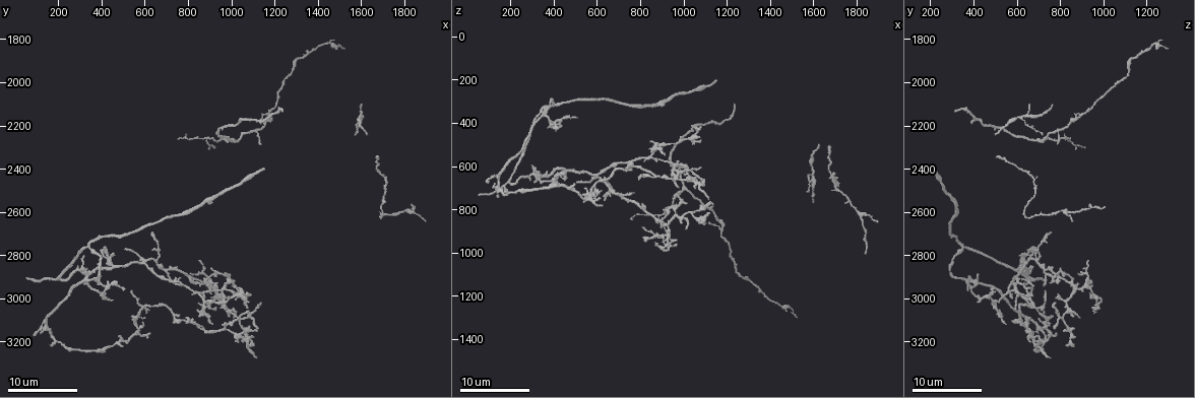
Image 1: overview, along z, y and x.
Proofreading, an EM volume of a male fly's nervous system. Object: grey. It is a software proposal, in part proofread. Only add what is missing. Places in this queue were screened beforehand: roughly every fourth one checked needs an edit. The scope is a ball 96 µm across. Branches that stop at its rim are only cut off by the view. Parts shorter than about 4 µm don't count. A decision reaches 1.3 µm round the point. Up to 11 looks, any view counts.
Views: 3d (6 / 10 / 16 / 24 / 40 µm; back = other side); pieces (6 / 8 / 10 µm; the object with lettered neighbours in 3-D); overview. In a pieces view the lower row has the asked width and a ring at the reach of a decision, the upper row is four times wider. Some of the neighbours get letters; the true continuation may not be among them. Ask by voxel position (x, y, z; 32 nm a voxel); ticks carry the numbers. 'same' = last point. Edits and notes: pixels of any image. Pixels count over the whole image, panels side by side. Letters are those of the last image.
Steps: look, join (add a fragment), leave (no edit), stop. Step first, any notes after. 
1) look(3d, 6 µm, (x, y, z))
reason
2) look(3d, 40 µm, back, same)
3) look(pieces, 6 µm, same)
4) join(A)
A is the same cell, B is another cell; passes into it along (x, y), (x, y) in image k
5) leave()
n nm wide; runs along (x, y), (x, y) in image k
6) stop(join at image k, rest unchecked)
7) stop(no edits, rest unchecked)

look(3d, 16 µm, (70, 2900, 730))
tapers out

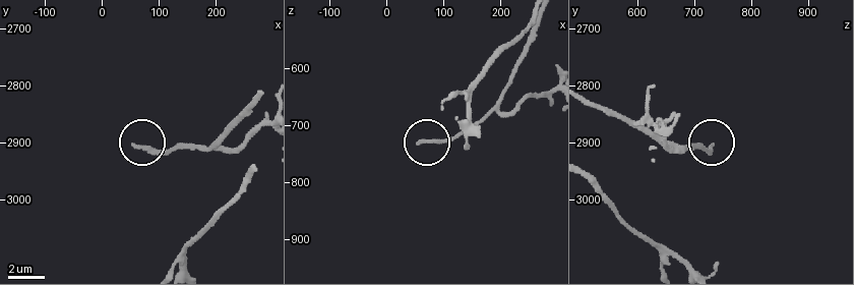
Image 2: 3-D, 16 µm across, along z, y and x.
look(pieces, 6 µm, (60, 2905, 730))

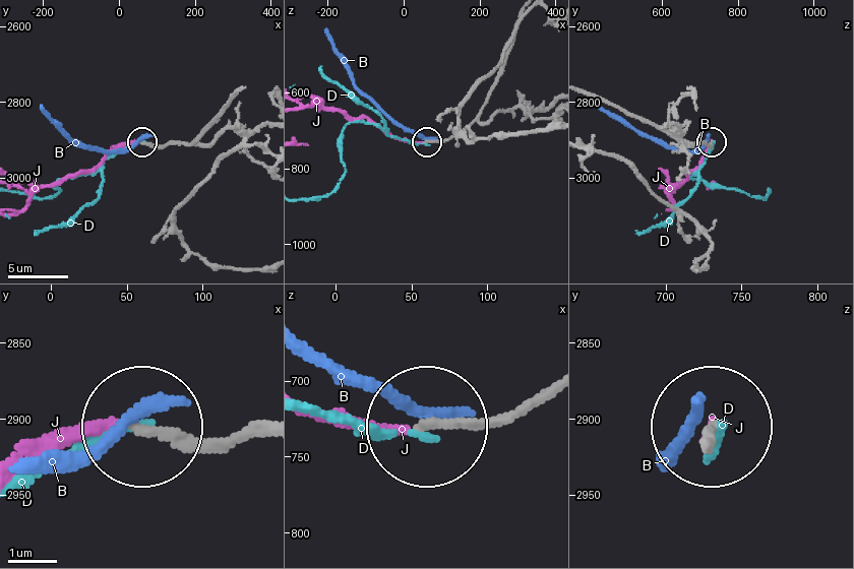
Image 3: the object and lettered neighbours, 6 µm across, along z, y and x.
join(J)
J is the same cell, B and D are other cells; passes into it along (547, 391), (478, 424), (406, 435), (308, 416) in image 3; the neuron continues

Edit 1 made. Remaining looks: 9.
look(overview)
redraw

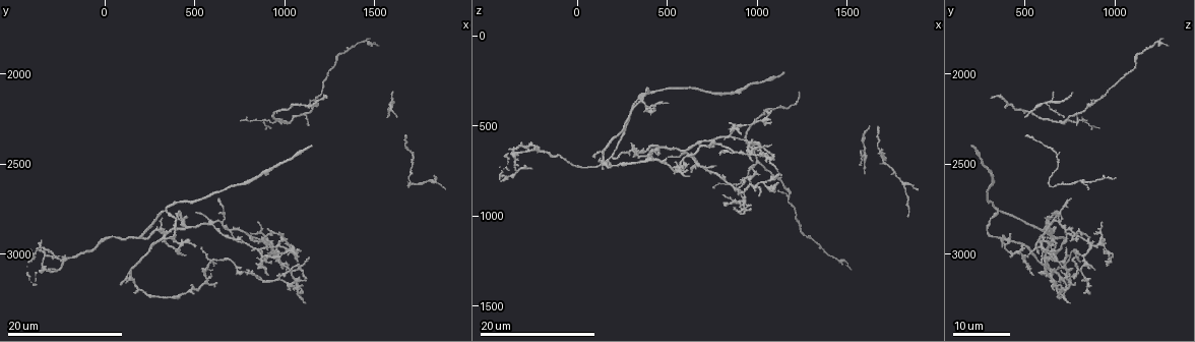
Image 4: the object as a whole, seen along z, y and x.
look(3d, 16 µm, (1840, 2580, 1010))
end of a long branch

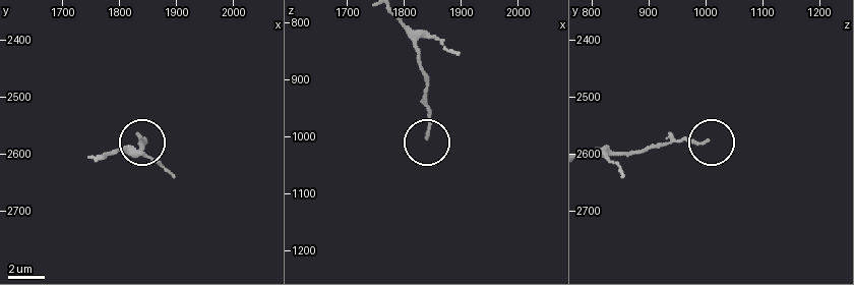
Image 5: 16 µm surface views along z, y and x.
look(pieces, 8 µm, (1840, 2580, 1005))

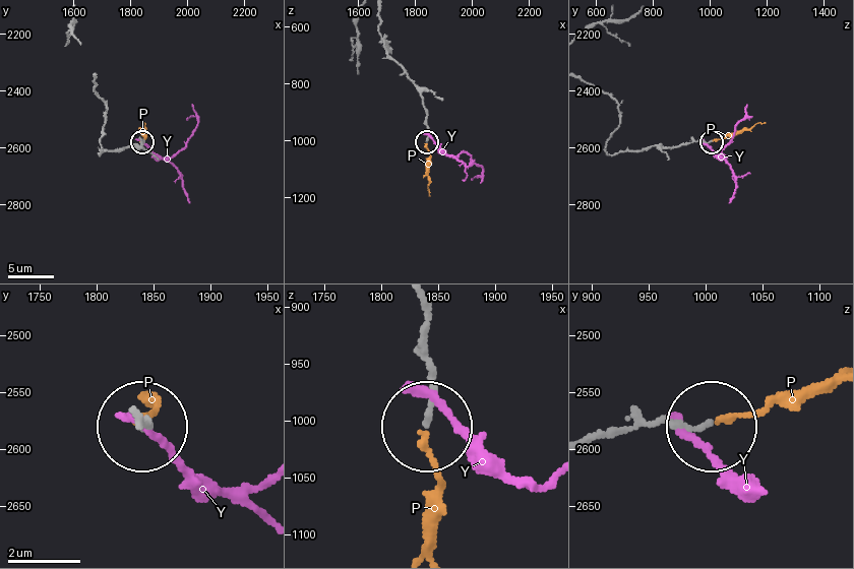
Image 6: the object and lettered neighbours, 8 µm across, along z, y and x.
join(P)
P is the same cell, Y is another cell; passes into it along (617, 435), (696, 427), (833, 387) in image 6; the neuron continues

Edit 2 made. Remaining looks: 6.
look(3d, 16 µm, (900, 3120, 550))
thin end

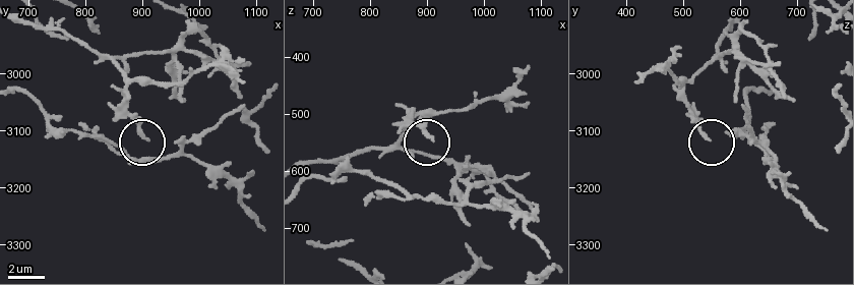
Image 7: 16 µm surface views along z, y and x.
look(3d, 10 µm, (905, 3115, 545))
closer look

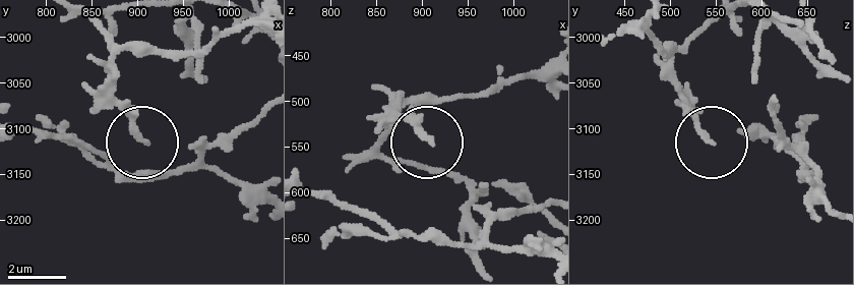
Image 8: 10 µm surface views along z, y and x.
look(pieces, 10 µm, (906, 3114, 546))

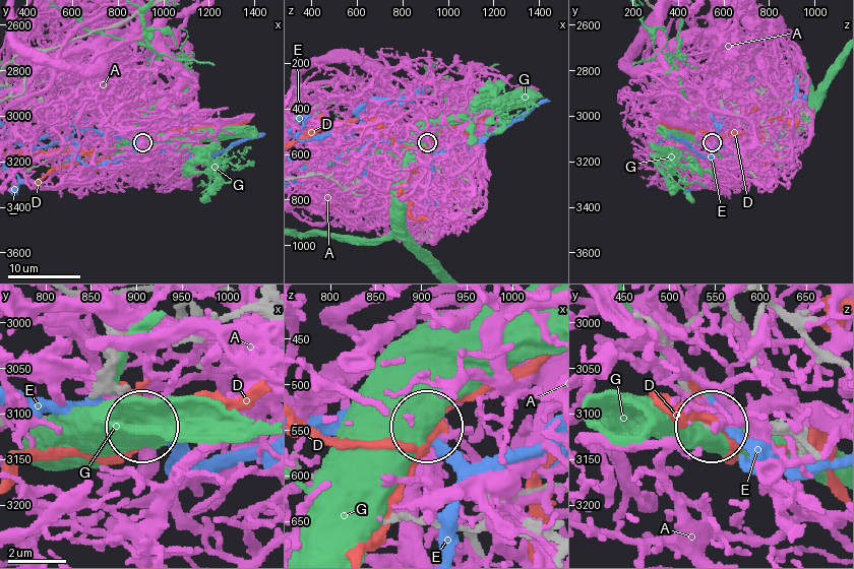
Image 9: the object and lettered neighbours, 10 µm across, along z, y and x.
leave()
A, D, E and G are other cells; none of them fits

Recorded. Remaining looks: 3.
look(3d, 16 µm, (610, 3160, 780))
thin end

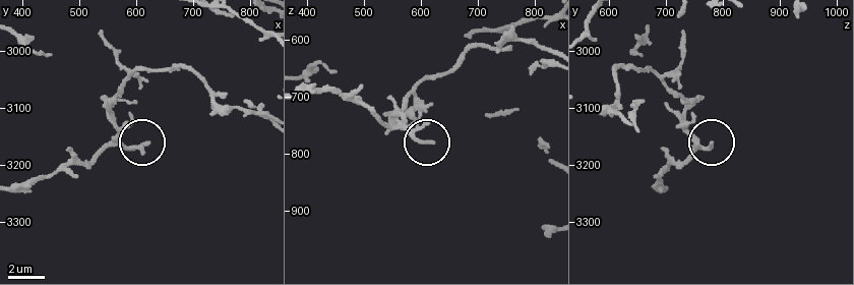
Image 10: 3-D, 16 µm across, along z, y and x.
look(pieces, 6 µm, (620, 3165, 775))
what lies round it

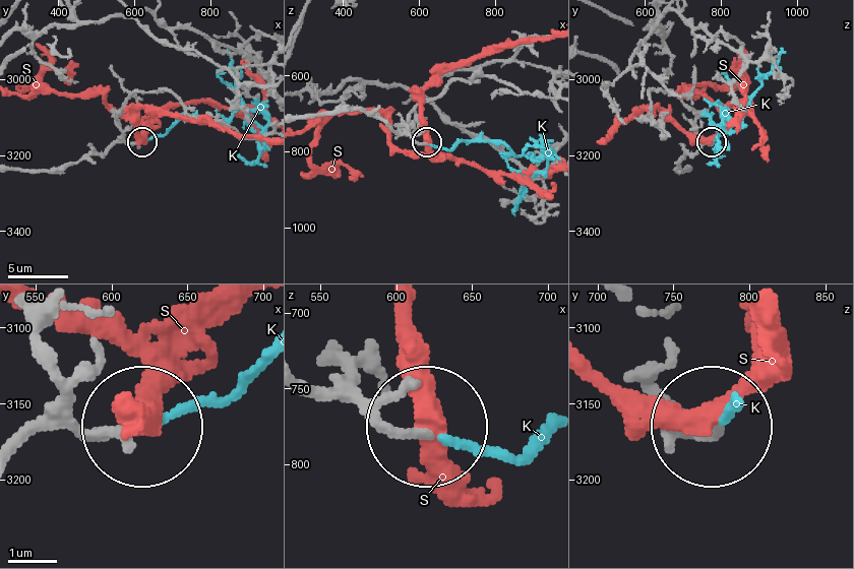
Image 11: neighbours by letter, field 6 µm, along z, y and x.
join(K)
K is the same cell, S is another cell; passes into it along (308, 383), (441, 440), (502, 452), (551, 440) in image 11; the neuron continues

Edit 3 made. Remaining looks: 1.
stop(join at image 3, join at image 6, join at image 11, rest unchecked)

